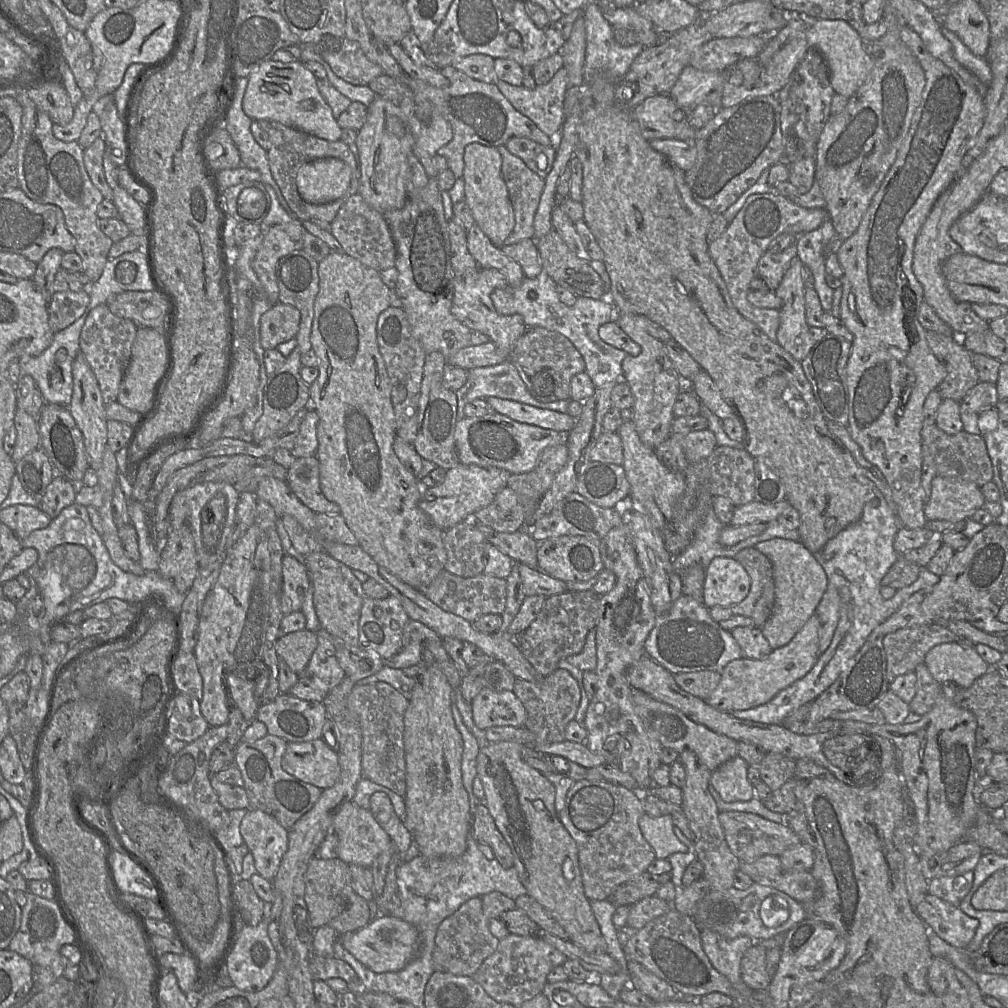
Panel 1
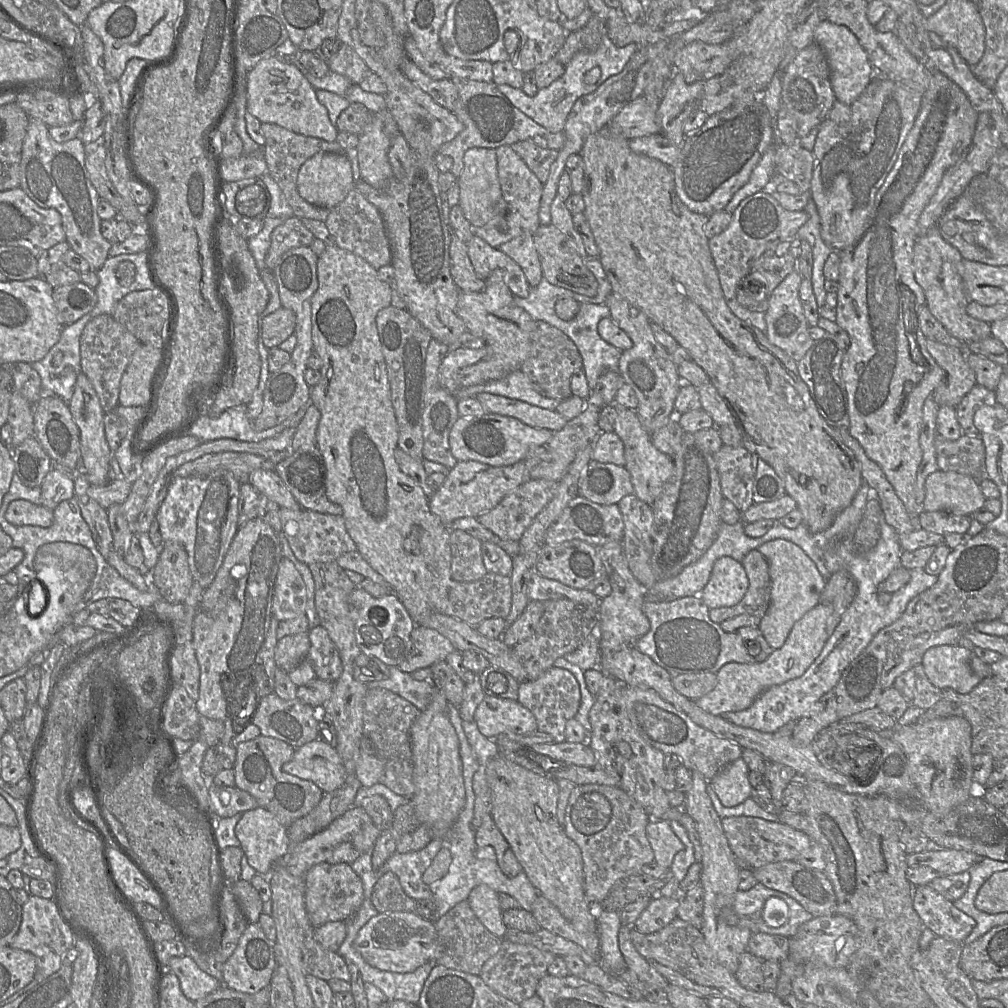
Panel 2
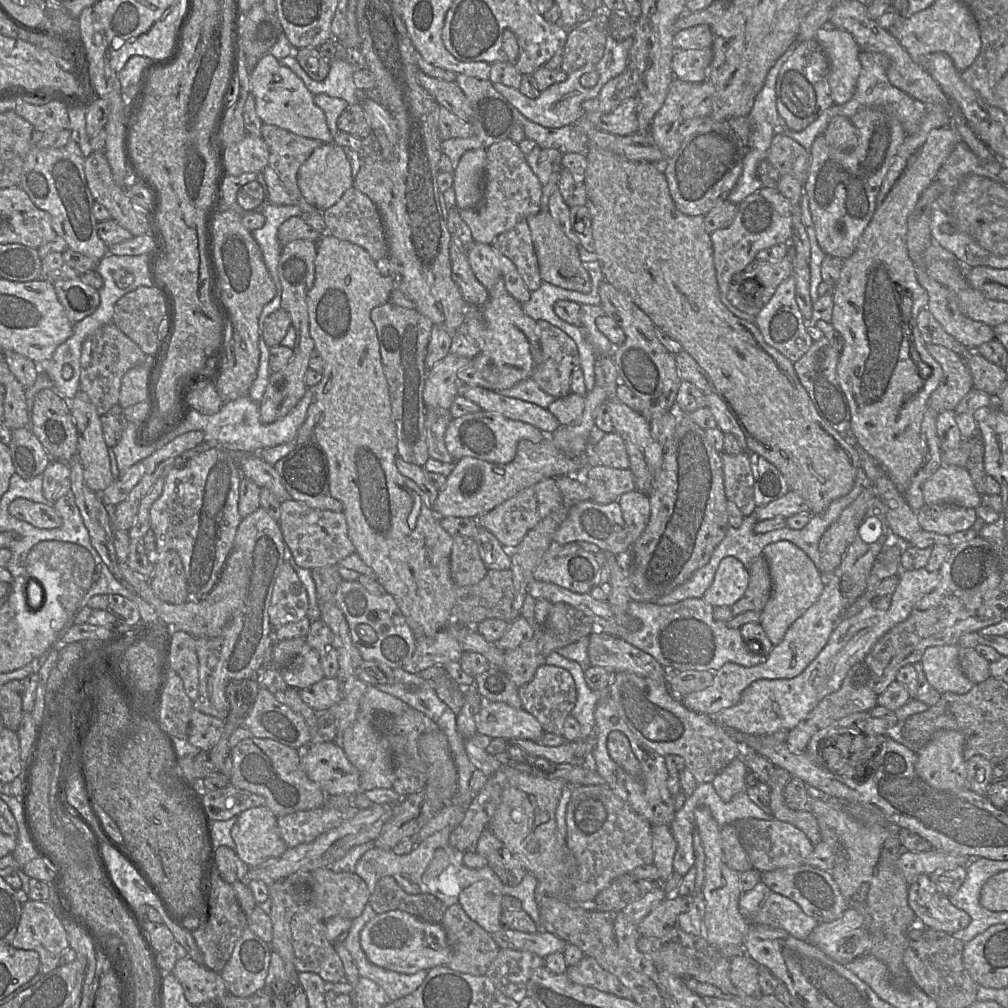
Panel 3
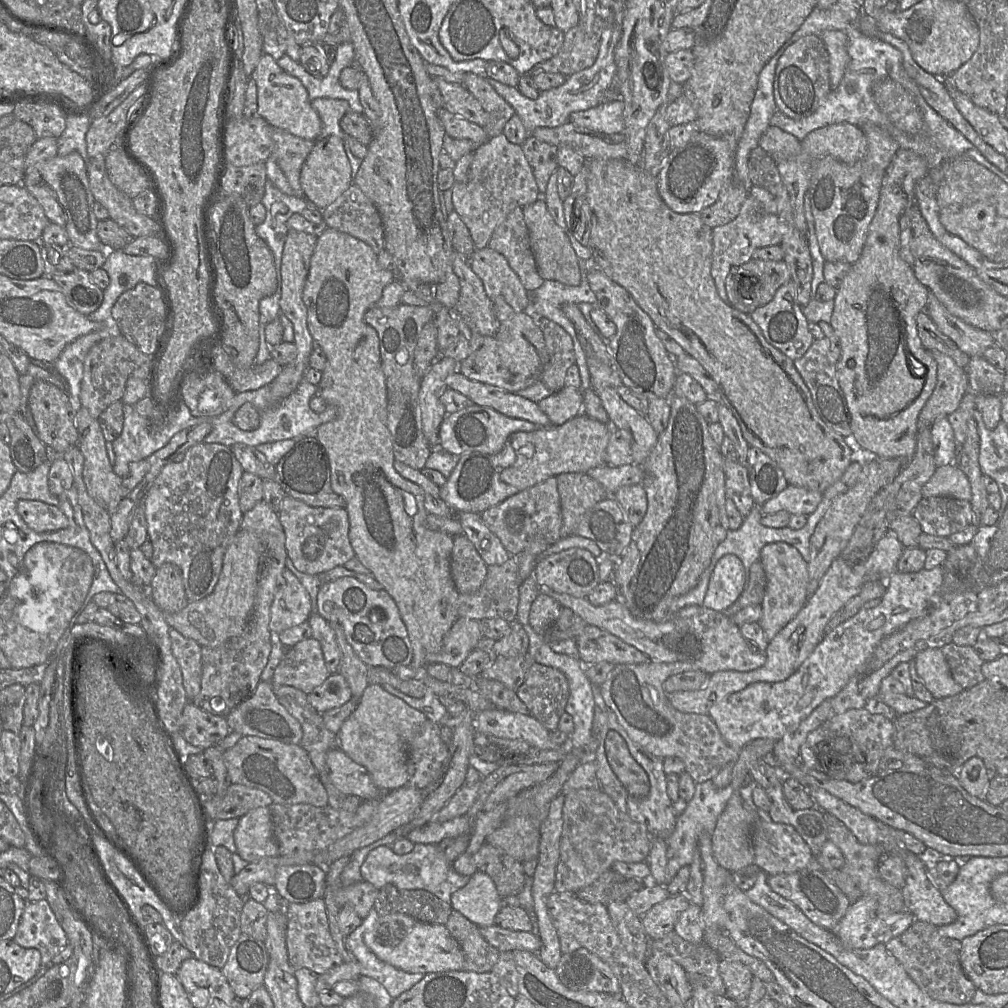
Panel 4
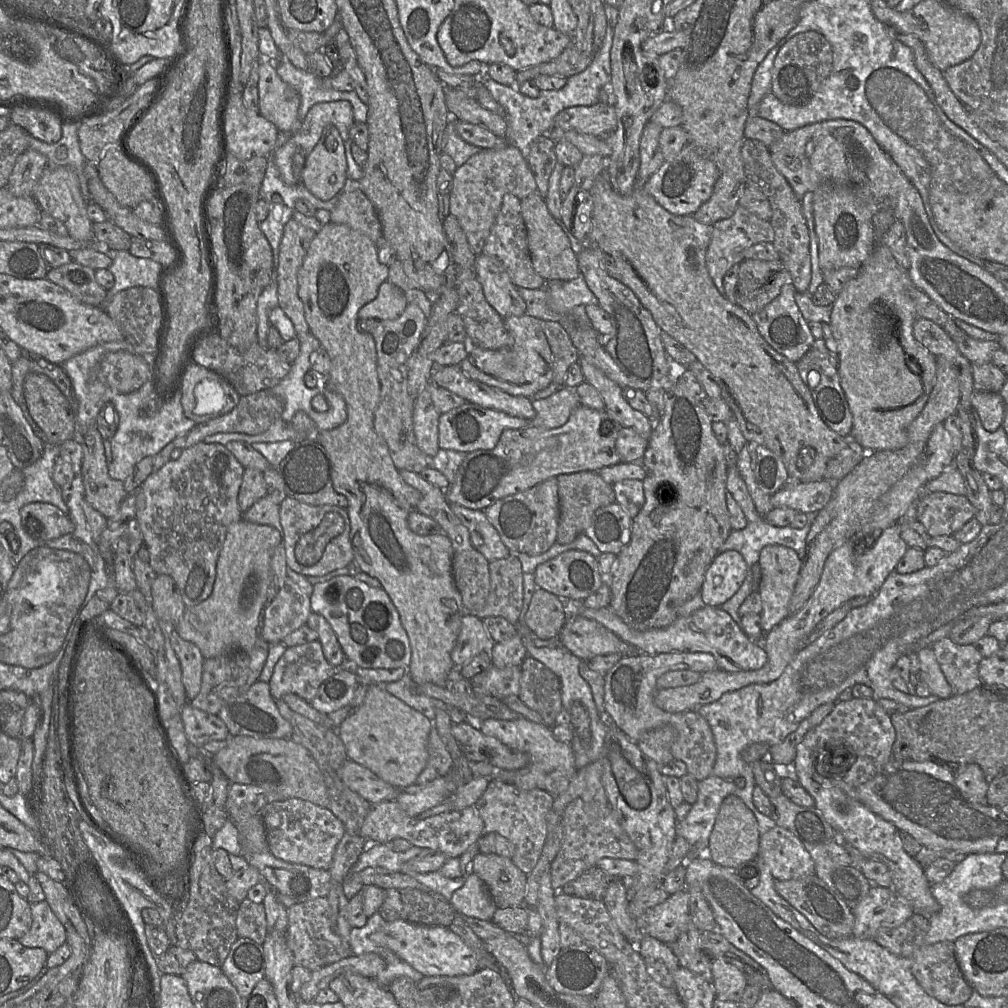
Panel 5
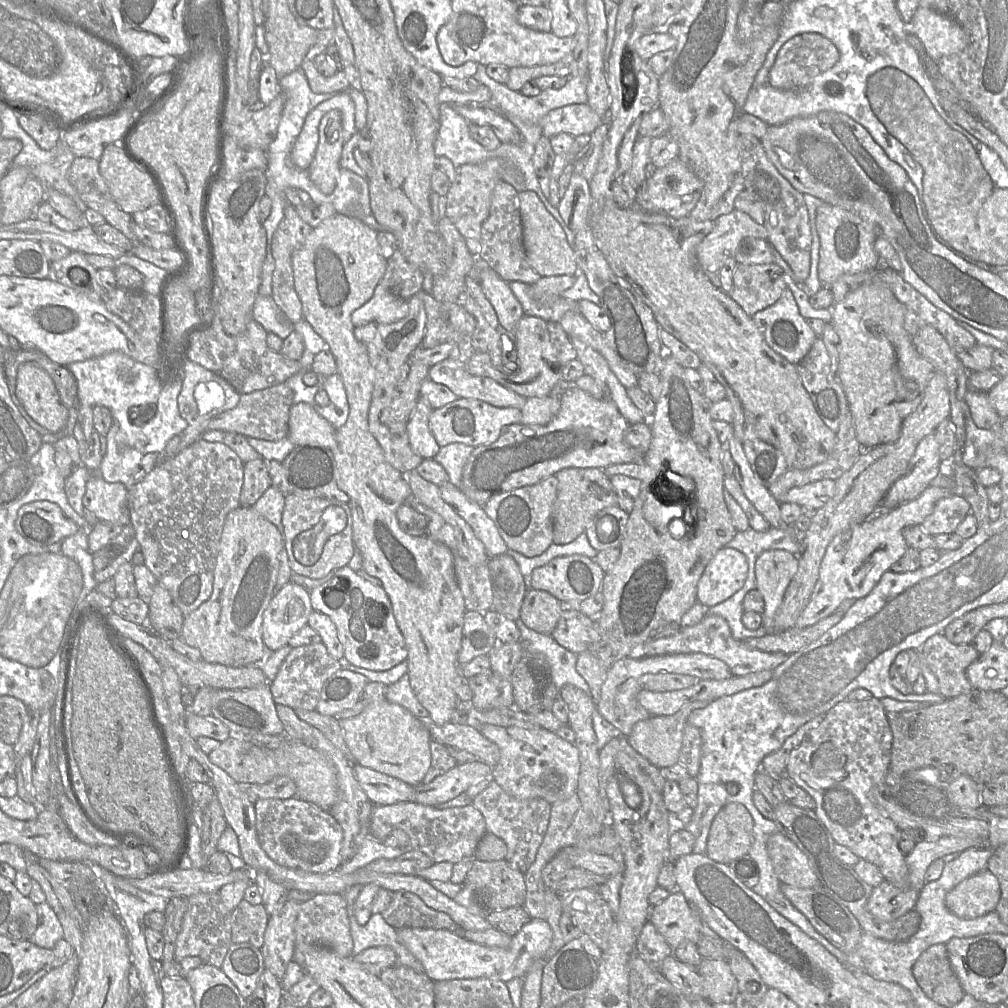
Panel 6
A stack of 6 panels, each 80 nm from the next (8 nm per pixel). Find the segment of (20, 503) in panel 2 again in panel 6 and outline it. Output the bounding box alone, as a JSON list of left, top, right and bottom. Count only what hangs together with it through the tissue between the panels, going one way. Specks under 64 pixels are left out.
[15,500,79,545]

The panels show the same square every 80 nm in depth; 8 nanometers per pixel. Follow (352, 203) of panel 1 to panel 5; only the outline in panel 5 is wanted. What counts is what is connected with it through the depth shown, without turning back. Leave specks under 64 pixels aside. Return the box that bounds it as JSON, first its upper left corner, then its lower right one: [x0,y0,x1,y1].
[330,189,383,247]

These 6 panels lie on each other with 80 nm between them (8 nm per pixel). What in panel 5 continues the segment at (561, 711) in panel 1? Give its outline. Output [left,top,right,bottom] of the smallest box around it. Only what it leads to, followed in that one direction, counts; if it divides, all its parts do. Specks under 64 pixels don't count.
[518,656,563,727]

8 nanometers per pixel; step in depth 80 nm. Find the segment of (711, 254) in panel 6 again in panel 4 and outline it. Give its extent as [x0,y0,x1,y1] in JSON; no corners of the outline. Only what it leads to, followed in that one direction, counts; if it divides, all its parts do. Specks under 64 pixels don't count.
[711,195,782,304]

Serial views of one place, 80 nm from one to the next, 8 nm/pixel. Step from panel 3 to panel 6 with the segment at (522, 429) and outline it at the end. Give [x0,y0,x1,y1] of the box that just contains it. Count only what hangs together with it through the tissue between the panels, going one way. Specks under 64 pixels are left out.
[429,398,521,447]

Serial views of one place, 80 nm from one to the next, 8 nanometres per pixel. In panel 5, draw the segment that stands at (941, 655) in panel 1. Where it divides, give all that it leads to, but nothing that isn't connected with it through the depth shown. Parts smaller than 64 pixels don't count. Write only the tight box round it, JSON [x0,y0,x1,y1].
[913,647,953,699]

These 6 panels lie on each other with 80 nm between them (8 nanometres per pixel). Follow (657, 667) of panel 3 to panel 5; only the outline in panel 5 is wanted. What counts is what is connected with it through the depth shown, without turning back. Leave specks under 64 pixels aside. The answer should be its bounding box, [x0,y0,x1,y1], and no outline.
[557,614,638,662]

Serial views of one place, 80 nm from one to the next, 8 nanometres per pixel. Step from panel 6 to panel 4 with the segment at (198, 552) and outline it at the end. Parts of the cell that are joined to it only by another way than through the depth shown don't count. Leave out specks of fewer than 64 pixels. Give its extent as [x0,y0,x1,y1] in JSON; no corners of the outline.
[145,442,244,602]

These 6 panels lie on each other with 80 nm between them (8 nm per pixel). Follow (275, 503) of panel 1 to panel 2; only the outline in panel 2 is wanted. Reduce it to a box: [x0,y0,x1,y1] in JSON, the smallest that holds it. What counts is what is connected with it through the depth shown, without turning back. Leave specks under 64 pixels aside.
[249,470,303,509]

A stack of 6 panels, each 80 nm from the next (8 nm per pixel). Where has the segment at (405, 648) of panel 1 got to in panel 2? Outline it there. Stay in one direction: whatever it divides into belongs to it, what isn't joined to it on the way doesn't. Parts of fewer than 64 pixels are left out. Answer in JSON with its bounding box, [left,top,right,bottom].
[398,625,455,673]

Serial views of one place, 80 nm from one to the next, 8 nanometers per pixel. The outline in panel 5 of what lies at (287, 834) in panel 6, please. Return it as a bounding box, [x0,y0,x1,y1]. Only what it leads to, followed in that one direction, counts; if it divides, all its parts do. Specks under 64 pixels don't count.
[260,798,345,870]

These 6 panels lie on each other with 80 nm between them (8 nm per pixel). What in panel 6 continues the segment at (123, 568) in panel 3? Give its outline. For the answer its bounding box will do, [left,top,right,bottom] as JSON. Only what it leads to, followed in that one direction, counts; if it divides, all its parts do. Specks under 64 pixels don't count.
[181,506,283,667]

